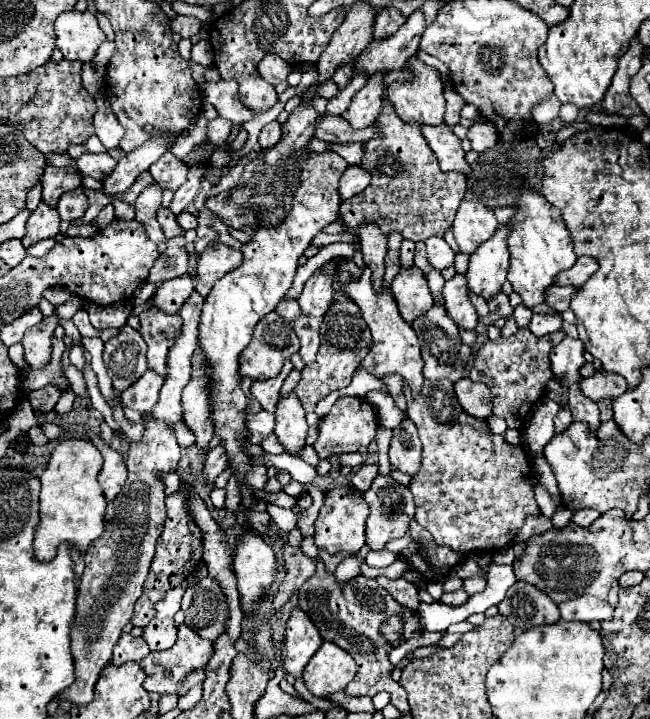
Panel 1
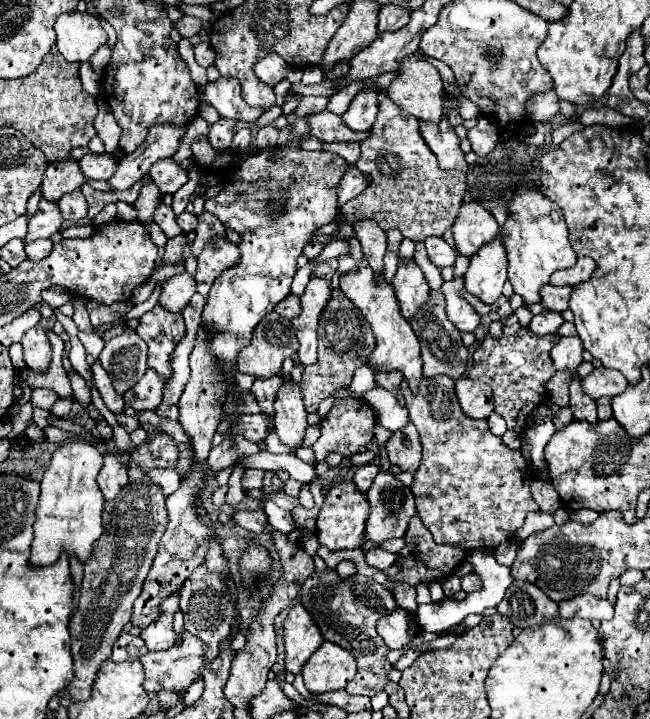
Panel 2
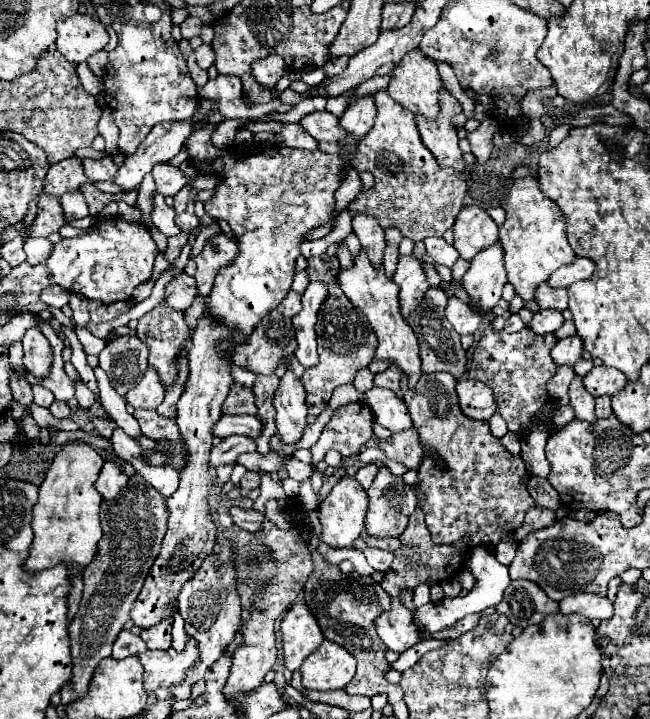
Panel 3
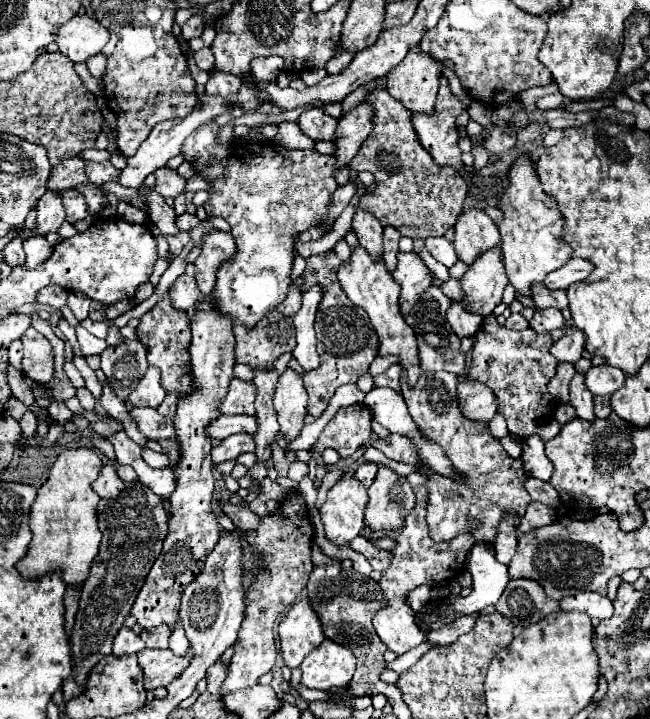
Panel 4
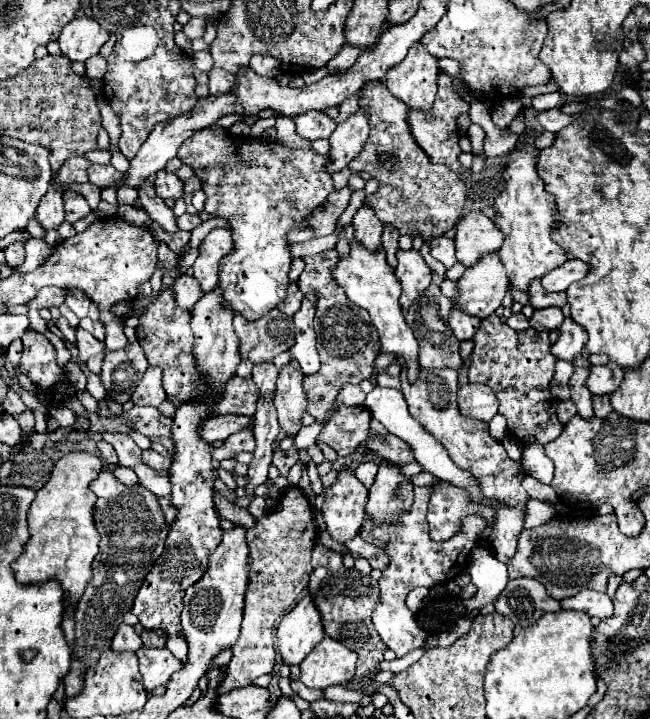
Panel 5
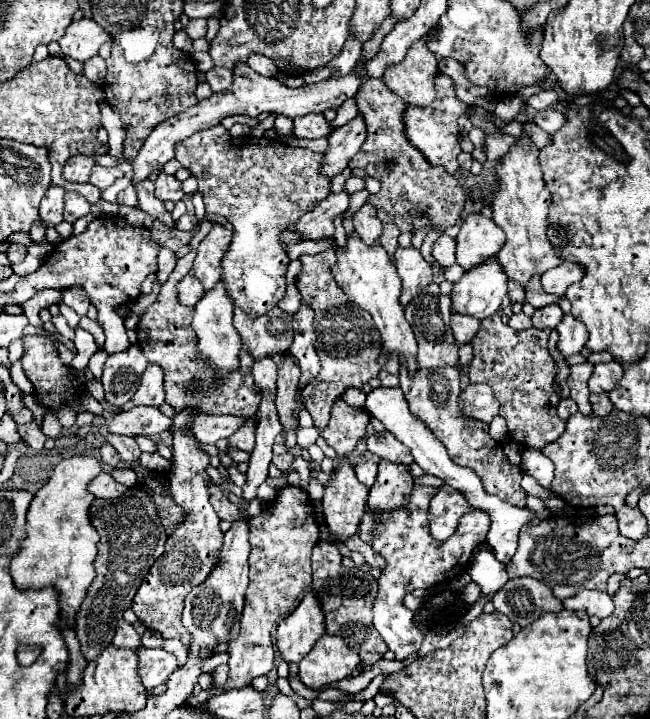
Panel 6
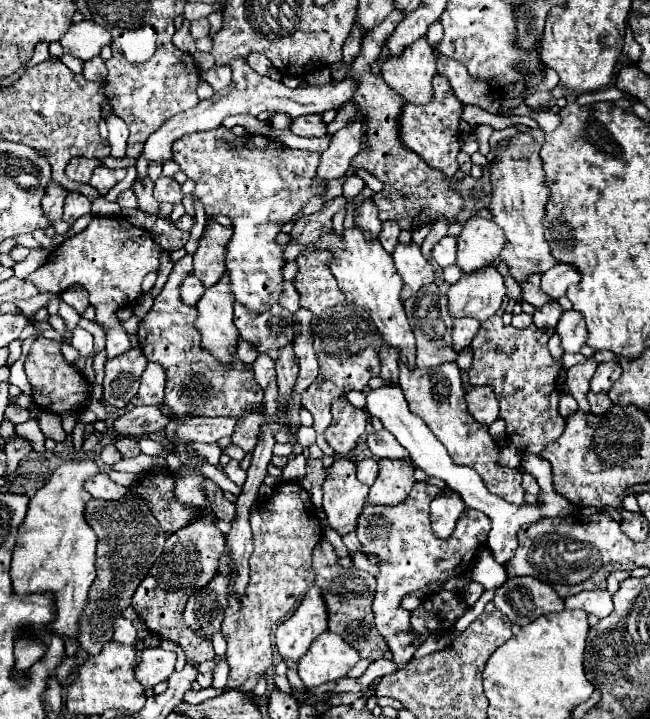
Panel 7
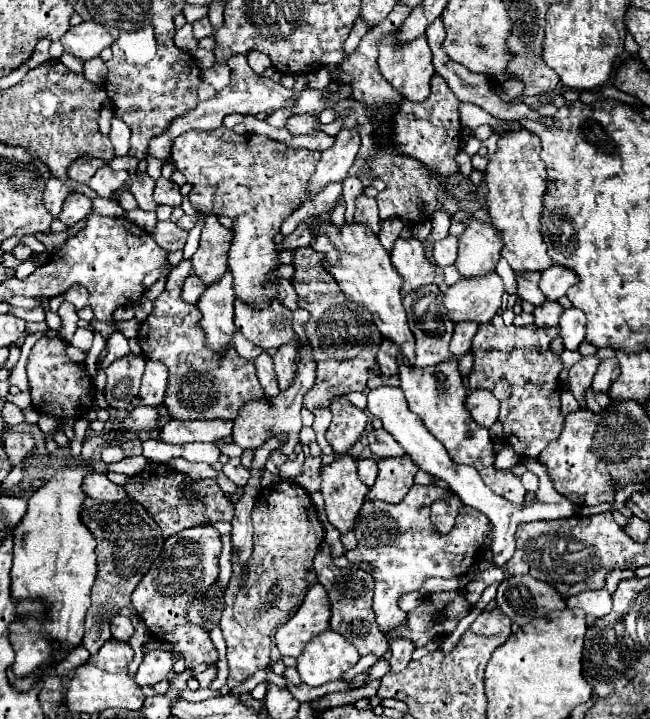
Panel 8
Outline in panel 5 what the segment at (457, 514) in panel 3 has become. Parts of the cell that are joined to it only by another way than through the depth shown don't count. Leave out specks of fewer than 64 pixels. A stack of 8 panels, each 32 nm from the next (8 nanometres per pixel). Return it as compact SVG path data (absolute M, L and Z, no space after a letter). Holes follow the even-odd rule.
M448 368L432 370L432 372L422 370L418 380L414 384L408 384L406 372L402 370L400 380L402 380L402 394L408 402L412 418L416 422L420 422L422 428L426 432L430 432L446 448L448 456L452 458L452 462L458 468L472 472L472 476L480 484L480 494L484 498L496 498L498 502L502 502L506 506L526 510L526 502L530 500L530 496L522 488L522 480L526 476L522 470L522 464L508 458L504 446L488 434L486 422L464 418L460 414L458 402L456 402L458 374L454 370L448 370ZM438 480L430 488L432 488L432 496L428 504L428 524L430 524L432 540L436 542L450 540L456 532L460 532L462 518L472 514L486 516L484 520L488 522L488 526L484 528L480 540L484 542L490 540L494 512L488 510L488 506L472 502L472 498L468 496L468 492L464 492L464 488L456 488L446 480Z

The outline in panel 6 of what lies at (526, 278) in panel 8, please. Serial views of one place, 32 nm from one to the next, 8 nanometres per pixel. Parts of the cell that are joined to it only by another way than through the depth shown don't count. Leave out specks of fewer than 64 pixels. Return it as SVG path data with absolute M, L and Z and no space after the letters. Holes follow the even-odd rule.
M532 278L526 284L526 302L532 304L534 308L544 308L546 304L560 304L560 300L562 296L550 296L548 292L544 292L538 278Z

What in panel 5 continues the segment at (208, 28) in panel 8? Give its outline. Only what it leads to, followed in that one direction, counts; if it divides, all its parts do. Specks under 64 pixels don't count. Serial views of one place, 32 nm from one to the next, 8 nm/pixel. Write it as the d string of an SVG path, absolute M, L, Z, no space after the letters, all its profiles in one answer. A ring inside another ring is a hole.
M190 18L190 22L182 28L182 32L194 40L194 38L200 38L204 34L204 28L206 28L206 18Z

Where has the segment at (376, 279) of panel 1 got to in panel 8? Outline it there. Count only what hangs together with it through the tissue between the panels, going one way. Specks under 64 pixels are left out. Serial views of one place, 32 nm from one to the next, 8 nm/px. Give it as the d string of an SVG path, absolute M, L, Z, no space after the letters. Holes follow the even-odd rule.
M360 194L356 198L356 214L354 214L354 220L360 222L360 224L364 224L366 228L370 228L374 234L378 234L380 232L380 218L378 218L376 200Z

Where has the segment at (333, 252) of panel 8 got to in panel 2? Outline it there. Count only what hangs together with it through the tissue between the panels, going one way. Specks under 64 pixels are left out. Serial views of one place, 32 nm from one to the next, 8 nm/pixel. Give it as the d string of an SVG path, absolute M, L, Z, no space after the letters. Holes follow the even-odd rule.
M362 260L362 264L358 266L358 272L348 272L340 278L340 290L360 308L360 312L364 314L364 318L372 326L376 346L374 346L372 354L368 356L366 366L374 374L394 372L394 370L400 372L406 378L410 390L416 392L416 388L420 386L420 380L422 380L420 344L418 344L418 338L416 338L414 330L410 328L410 324L400 314L398 300L396 300L392 284L388 284L384 278L376 278L372 268L366 264L366 260Z

